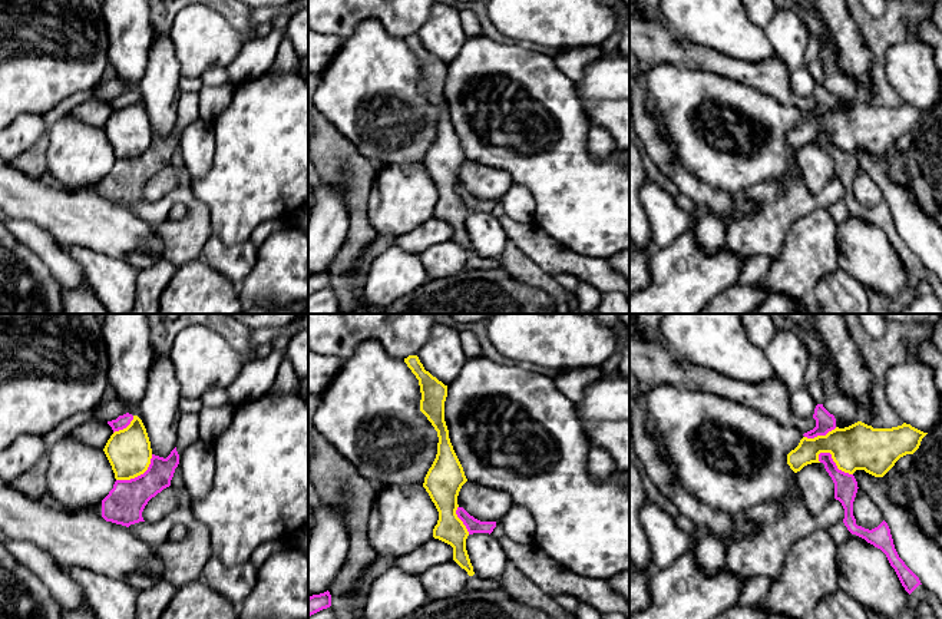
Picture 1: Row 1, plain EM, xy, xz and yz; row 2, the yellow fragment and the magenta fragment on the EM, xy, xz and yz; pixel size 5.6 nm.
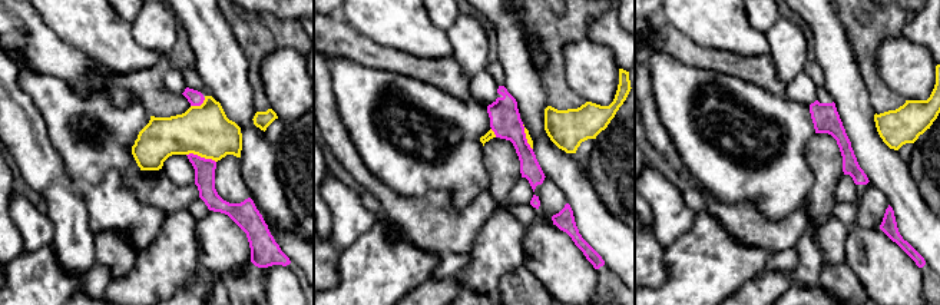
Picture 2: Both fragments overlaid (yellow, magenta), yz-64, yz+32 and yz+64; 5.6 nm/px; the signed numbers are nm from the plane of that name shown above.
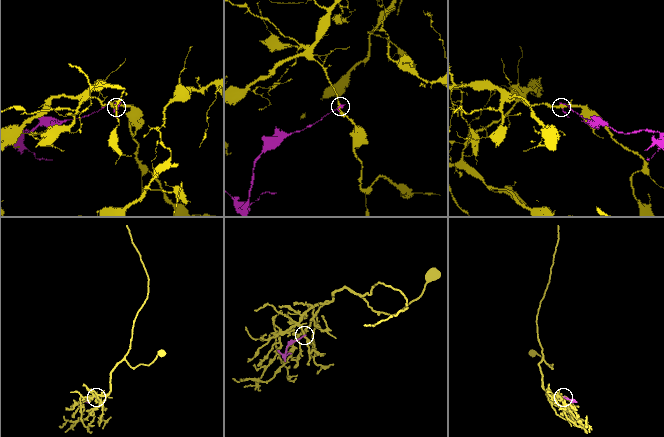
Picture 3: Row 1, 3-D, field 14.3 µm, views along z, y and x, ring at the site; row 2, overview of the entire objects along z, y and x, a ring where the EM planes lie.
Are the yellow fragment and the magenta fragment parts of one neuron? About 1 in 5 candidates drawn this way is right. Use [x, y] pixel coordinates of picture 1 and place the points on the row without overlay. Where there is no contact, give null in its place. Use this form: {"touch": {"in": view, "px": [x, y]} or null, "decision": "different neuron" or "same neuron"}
{"touch": {"in": "yz", "px": [833, 139]}, "decision": "different neuron"}

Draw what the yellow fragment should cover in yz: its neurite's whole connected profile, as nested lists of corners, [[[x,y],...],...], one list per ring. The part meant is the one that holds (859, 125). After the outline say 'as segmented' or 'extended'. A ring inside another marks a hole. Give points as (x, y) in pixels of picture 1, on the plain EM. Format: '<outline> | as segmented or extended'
[[[857,100],[845,107],[836,106],[826,115],[803,116],[787,133],[787,143],[797,152],[807,143],[820,142],[820,132],[830,132],[837,148],[845,152],[865,149],[883,156],[900,136],[913,133],[926,113],[906,102],[892,107],[873,107]]] | as segmented

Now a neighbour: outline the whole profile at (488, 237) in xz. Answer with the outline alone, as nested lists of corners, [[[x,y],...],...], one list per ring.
[[[489,212],[469,213],[466,218],[466,229],[475,255],[485,259],[500,259],[509,239],[499,218]]]

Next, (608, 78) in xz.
[[[629,56],[599,57],[585,67],[575,89],[586,103],[629,99]]]

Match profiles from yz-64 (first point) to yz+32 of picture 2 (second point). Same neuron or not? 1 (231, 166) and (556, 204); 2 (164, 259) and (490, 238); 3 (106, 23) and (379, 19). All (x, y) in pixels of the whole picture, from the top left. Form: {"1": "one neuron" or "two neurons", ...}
{"1": "one neuron", "2": "one neuron", "3": "one neuron"}

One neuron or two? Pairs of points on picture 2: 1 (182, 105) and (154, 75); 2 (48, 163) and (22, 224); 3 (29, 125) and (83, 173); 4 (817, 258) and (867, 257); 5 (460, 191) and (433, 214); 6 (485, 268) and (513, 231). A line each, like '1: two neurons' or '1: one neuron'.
1: one neuron
2: two neurons
3: two neurons
4: two neurons
5: two neurons
6: one neuron

